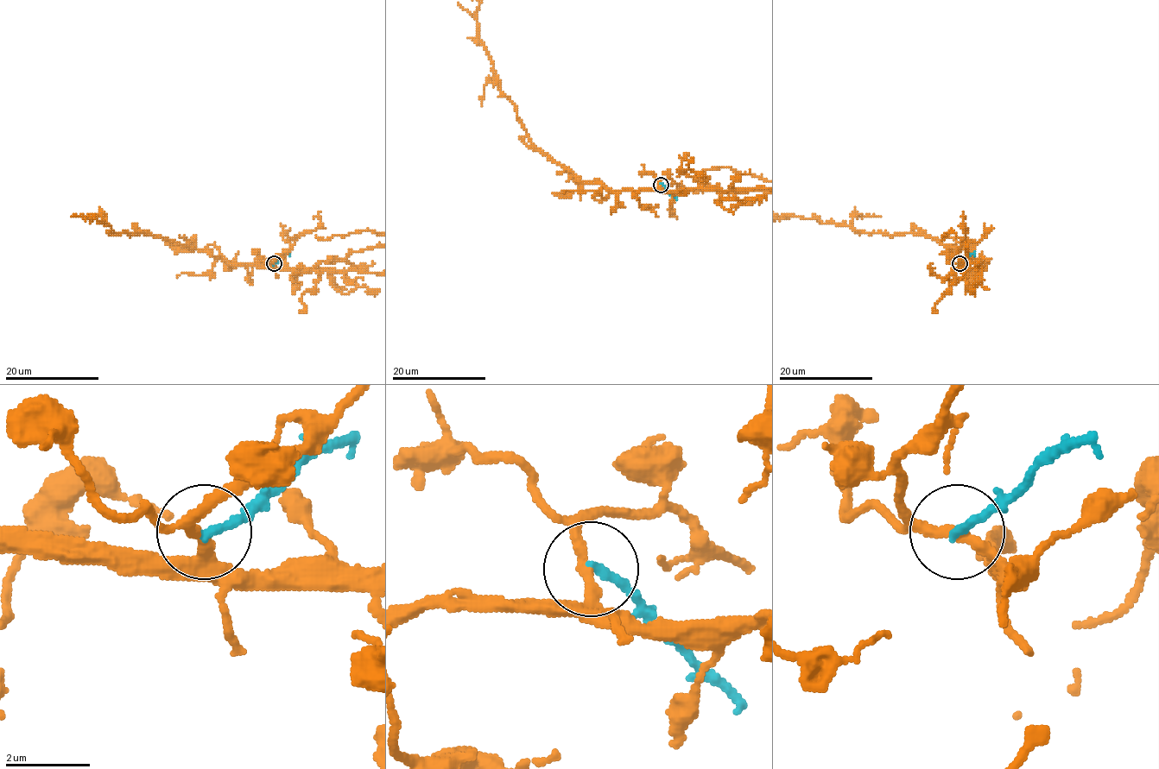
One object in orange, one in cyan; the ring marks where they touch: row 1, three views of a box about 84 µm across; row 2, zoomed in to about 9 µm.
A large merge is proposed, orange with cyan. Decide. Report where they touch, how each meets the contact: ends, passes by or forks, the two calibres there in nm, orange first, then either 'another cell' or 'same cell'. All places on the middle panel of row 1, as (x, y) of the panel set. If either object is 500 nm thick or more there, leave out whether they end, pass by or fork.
at (661, 185); orange passes by; cyan ends there; 260 nm thick on the orange side, 200 nm on the other; another cell

